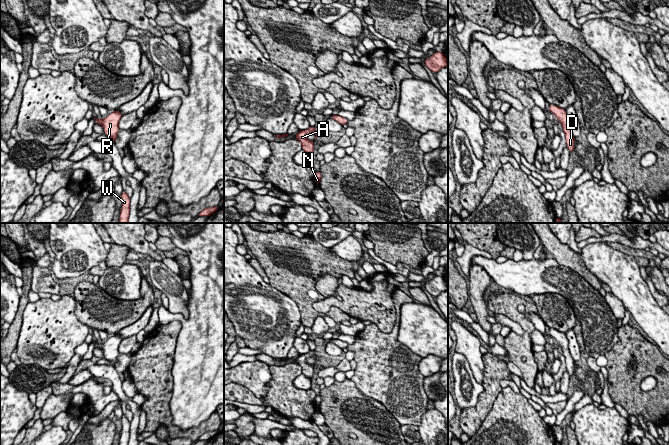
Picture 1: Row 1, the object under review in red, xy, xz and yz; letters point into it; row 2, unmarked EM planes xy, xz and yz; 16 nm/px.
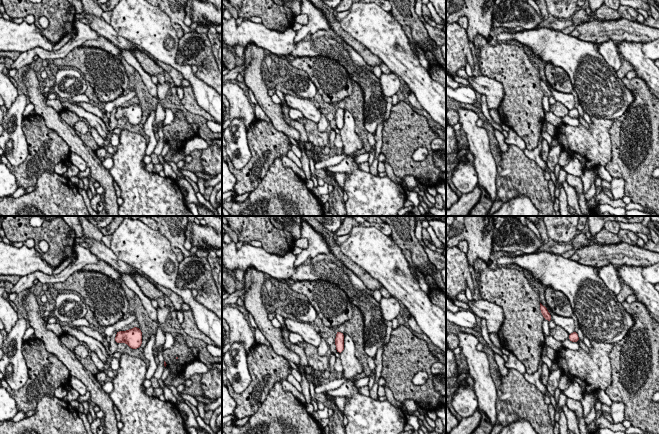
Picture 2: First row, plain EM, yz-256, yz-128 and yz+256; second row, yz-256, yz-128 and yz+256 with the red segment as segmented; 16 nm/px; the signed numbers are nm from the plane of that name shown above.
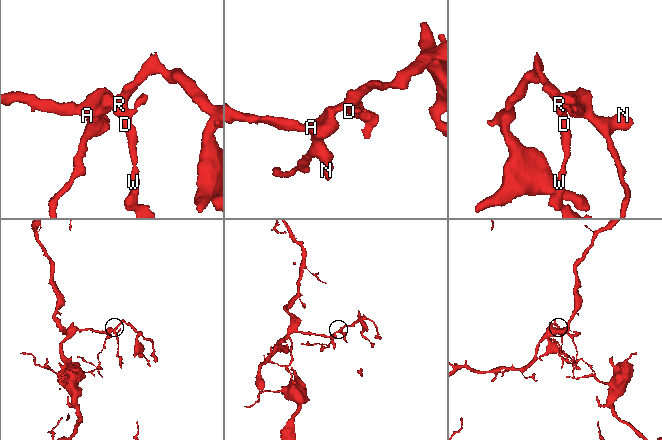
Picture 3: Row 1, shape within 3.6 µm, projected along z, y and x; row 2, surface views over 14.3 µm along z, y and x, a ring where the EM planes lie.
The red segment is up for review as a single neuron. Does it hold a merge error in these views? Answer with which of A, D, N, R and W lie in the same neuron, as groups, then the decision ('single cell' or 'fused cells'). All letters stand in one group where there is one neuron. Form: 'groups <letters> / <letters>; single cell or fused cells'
groups A D N R W; single cell

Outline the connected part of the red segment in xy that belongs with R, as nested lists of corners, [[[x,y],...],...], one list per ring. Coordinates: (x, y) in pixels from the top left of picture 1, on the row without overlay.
[[[114,334],[111,338],[106,340],[104,343],[98,344],[95,341],[95,348],[99,347],[105,356],[106,360],[109,360],[112,363],[112,366],[115,367],[117,363],[117,357],[119,356],[119,344],[121,343],[122,338],[120,335]]]

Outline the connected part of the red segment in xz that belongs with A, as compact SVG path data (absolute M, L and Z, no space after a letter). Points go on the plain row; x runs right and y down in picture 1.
M310 350L306 354L299 355L295 363L301 366L302 368L302 374L304 374L306 377L312 379L314 375L314 367L316 362L318 361L318 356L316 355L315 351Z

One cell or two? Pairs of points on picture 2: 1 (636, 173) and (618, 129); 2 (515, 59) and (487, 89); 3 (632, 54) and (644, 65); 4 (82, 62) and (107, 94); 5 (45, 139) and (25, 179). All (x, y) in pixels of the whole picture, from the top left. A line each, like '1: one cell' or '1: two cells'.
1: one cell
2: two cells
3: one cell
4: one cell
5: one cell

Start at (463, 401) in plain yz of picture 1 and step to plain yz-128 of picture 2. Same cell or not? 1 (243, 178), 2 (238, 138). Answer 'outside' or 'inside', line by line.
1: outside
2: inside

